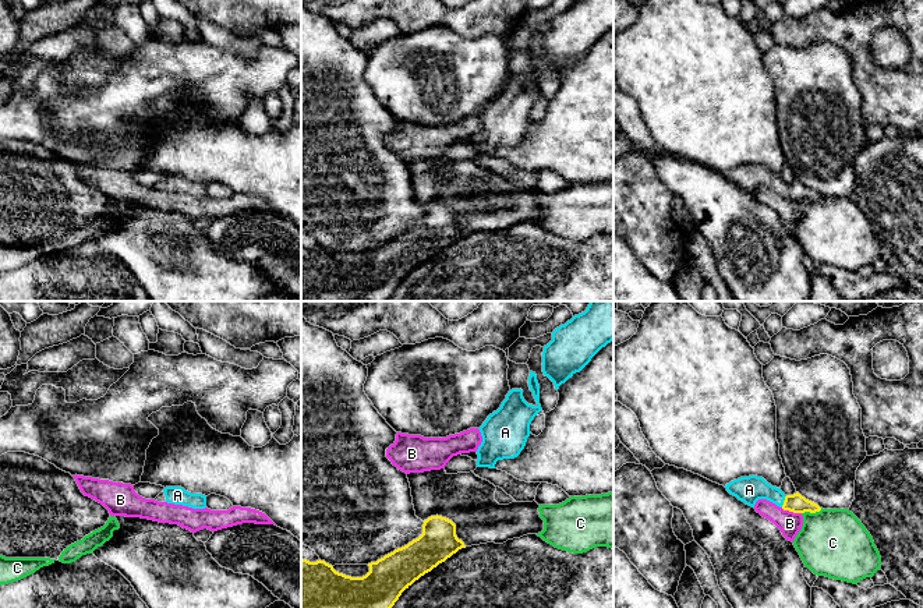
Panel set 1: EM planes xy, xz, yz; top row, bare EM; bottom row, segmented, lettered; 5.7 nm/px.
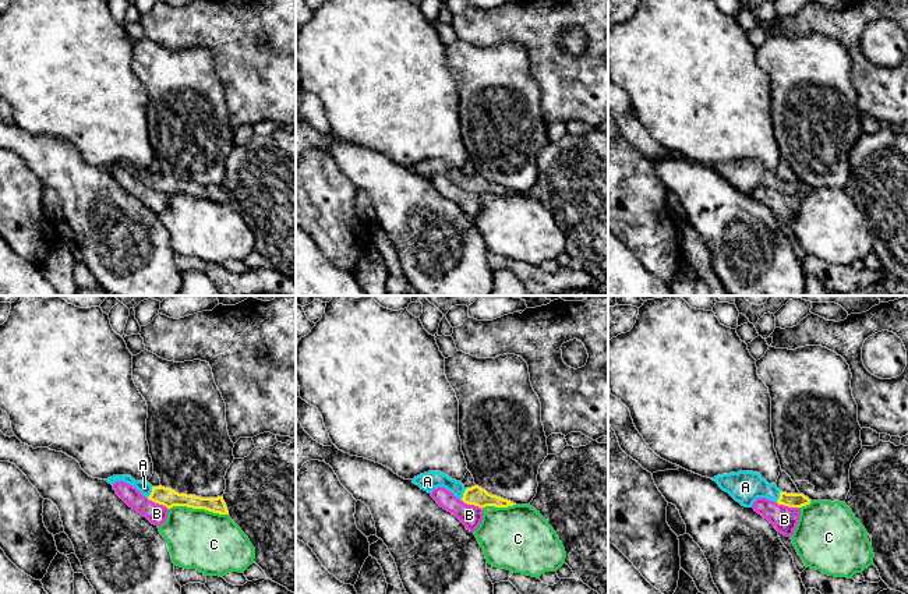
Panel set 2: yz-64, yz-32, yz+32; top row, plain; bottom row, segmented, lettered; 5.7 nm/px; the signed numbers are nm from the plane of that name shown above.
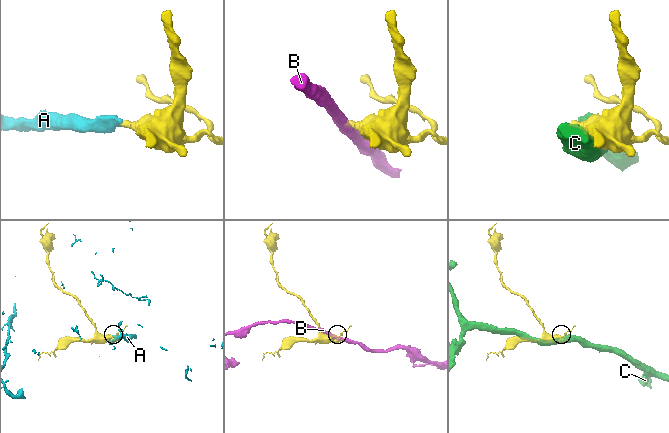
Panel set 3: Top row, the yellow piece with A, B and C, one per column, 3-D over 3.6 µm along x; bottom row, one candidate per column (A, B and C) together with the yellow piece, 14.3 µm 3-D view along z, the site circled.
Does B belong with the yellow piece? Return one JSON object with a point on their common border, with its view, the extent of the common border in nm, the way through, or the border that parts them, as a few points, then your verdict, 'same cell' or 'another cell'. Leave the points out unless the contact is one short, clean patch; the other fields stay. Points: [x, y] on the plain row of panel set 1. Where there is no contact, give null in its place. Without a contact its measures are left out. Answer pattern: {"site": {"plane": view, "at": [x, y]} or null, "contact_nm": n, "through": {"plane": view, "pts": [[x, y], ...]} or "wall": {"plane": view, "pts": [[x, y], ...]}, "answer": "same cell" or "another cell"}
{"site": {"plane": "yz", "at": [791, 198]}, "contact_nm": 120, "wall": {"plane": "yz", "pts": [[781, 195], [801, 201]]}, "answer": "another cell"}

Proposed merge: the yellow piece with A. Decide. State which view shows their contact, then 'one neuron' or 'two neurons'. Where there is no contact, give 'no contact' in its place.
contact in yz; one neuron

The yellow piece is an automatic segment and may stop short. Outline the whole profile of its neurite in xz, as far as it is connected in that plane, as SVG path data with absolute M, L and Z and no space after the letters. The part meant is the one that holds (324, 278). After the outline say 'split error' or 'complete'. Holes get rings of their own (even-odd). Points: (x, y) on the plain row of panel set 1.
M436 202L424 208L422 222L418 226L376 250L368 251L369 259L363 265L339 261L332 252L321 247L310 250L301 245L301 301L388 301L406 276L462 236L466 236L466 233L456 223L456 212Z | complete

